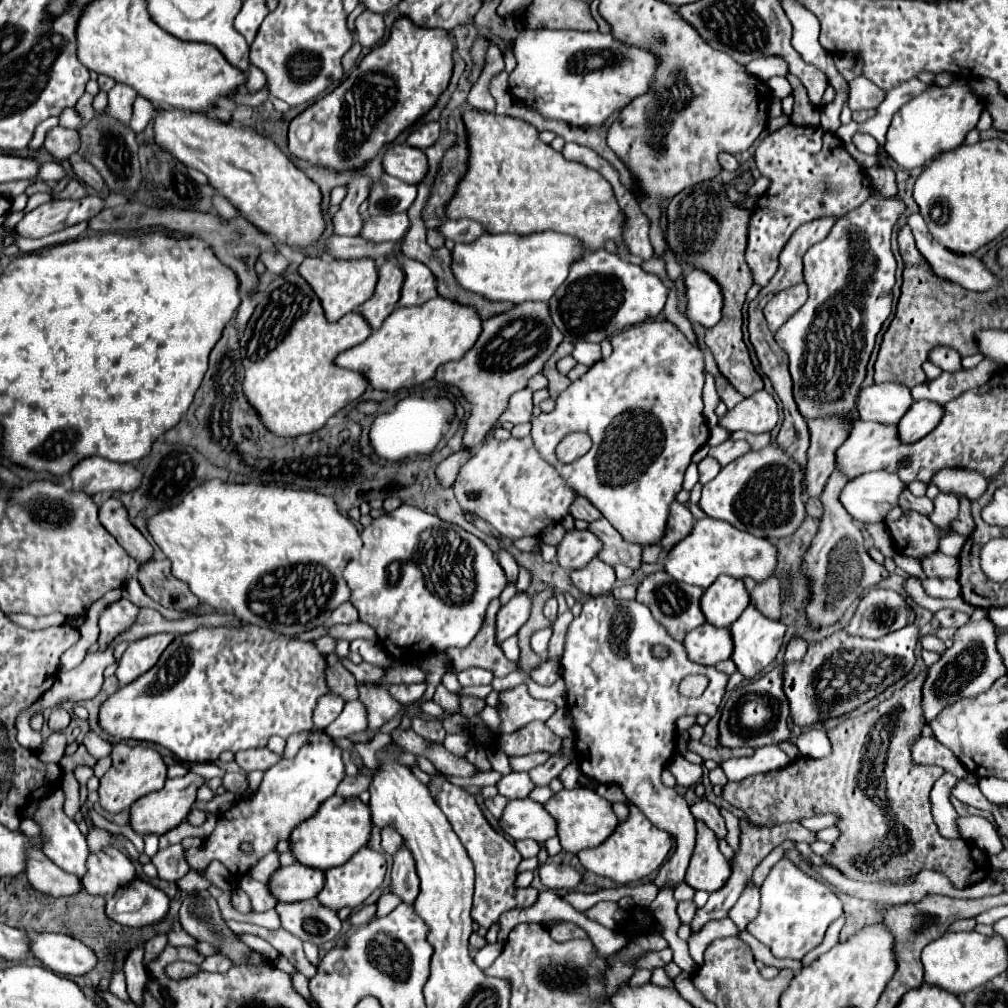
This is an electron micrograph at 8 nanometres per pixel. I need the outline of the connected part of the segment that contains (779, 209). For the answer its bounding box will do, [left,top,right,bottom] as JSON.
[744,125,872,287]

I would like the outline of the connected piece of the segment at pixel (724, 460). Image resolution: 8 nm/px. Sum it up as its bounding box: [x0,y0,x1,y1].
[710,439,750,467]

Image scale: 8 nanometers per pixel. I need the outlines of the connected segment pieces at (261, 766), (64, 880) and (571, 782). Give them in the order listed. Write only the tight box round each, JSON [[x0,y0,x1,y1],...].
[[236,749,282,771],[26,849,82,897],[559,762,582,789]]

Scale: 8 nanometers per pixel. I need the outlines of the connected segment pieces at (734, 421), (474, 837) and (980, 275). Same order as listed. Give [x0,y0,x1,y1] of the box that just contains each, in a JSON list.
[[720,391,778,433],[428,771,540,927],[908,213,998,291]]

